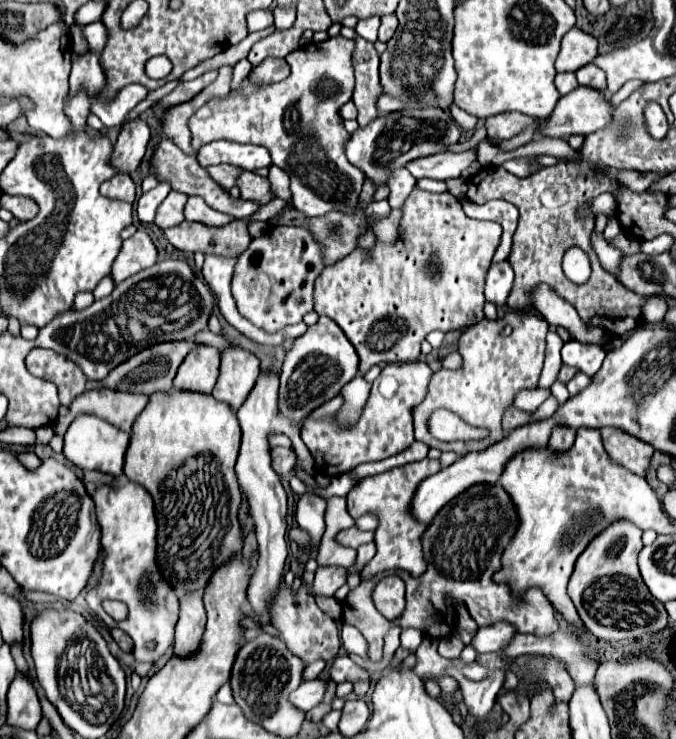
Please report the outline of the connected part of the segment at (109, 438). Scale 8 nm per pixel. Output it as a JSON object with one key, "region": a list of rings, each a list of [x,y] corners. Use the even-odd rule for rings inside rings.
{"region":[[[82,414],[70,424],[64,436],[64,456],[80,470],[98,470],[104,474],[120,476],[124,468],[124,452],[128,448],[128,440],[130,440],[130,434],[110,426],[108,422],[92,414]]]}

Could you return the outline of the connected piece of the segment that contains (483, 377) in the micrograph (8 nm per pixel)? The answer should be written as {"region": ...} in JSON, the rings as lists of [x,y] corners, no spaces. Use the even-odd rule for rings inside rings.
{"region":[[[518,310],[518,312],[506,312],[500,320],[482,320],[474,326],[470,326],[458,340],[458,352],[464,358],[464,364],[460,370],[438,370],[432,374],[428,396],[420,406],[414,410],[414,432],[416,440],[428,444],[430,448],[438,450],[454,450],[458,454],[470,452],[470,450],[484,450],[490,444],[502,440],[502,426],[500,418],[502,412],[512,404],[512,398],[522,388],[536,388],[538,376],[544,362],[544,338],[548,332],[548,322],[540,316],[536,316],[530,310]],[[510,324],[514,332],[510,336],[502,336],[504,326]],[[448,408],[450,412],[458,414],[466,424],[474,428],[486,428],[490,432],[484,440],[454,440],[454,442],[442,442],[434,438],[428,430],[428,418],[434,410]]]}

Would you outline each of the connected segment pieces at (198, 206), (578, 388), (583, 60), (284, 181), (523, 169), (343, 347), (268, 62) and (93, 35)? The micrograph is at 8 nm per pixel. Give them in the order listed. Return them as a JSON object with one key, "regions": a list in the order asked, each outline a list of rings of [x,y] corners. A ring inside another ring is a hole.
{"regions":[[[[190,196],[188,202],[186,202],[186,208],[184,208],[184,216],[186,220],[190,222],[200,222],[200,224],[206,224],[206,226],[212,226],[212,228],[218,228],[218,226],[226,226],[230,224],[234,218],[228,216],[228,214],[222,214],[222,212],[216,212],[212,210],[208,204],[204,204],[202,198],[198,196]]],[[[578,372],[578,374],[568,382],[568,392],[570,392],[570,396],[580,394],[586,386],[590,386],[590,382],[592,382],[590,376],[586,376],[584,372]]],[[[574,26],[562,38],[562,50],[556,58],[556,72],[576,72],[580,66],[592,62],[596,54],[598,40]]],[[[270,166],[268,180],[270,180],[272,192],[274,192],[278,198],[282,198],[282,200],[286,200],[286,202],[292,200],[292,196],[290,196],[290,194],[292,194],[292,192],[290,192],[290,178],[288,178],[288,174],[286,174],[282,168]]],[[[514,158],[514,160],[506,160],[502,164],[502,168],[506,168],[510,174],[514,176],[530,176],[532,168],[528,164],[528,158]]],[[[320,316],[286,354],[280,374],[280,412],[294,422],[304,420],[312,410],[338,396],[342,386],[358,374],[358,362],[358,354],[340,326],[328,316]]],[[[266,58],[264,62],[260,62],[258,66],[254,66],[250,70],[250,82],[254,86],[266,86],[266,84],[274,84],[284,80],[290,74],[290,68],[286,64],[286,60],[282,58]]],[[[94,22],[94,24],[84,26],[82,34],[84,34],[84,40],[88,42],[88,50],[100,54],[106,44],[106,36],[108,36],[106,26],[102,26],[102,22]]]]}

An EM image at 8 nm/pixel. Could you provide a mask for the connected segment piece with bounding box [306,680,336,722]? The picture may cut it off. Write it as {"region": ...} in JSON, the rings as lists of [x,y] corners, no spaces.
{"region":[[[330,680],[323,701],[316,708],[313,708],[306,713],[306,719],[313,722],[320,722],[324,715],[332,710],[331,702],[335,697],[335,691],[336,683],[333,680]]]}

